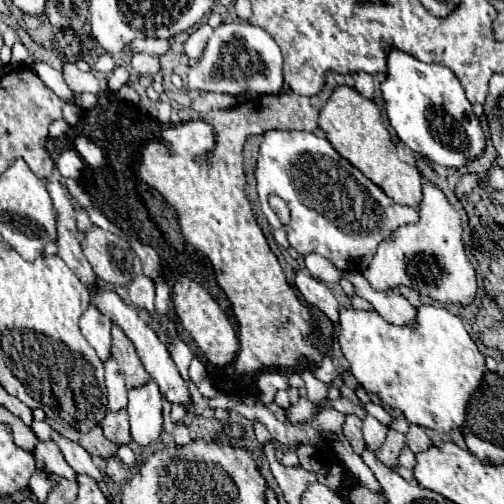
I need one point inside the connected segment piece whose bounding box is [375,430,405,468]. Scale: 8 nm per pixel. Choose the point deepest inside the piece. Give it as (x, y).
(388, 453)

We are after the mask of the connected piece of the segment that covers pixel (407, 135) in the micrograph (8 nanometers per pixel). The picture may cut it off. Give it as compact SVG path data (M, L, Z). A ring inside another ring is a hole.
M391 50L387 56L387 74L381 84L385 112L399 140L423 158L445 166L465 168L485 150L485 134L463 86L451 68L443 64L425 64L411 54Z

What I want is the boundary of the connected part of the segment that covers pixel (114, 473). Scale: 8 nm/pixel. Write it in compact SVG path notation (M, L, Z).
M111 456L111 458L107 460L105 472L107 472L107 476L109 476L113 482L123 482L125 476L127 476L127 468L123 466L123 462L121 462L117 456Z

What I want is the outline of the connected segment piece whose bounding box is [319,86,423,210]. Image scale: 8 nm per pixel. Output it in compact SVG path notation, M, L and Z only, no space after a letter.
M339 86L333 90L331 98L319 112L319 128L327 134L331 146L347 158L355 168L359 168L371 182L375 182L391 200L397 204L405 204L411 208L419 208L421 204L421 174L415 166L409 166L399 160L397 146L391 140L389 130L383 124L381 108L361 96L355 88Z

